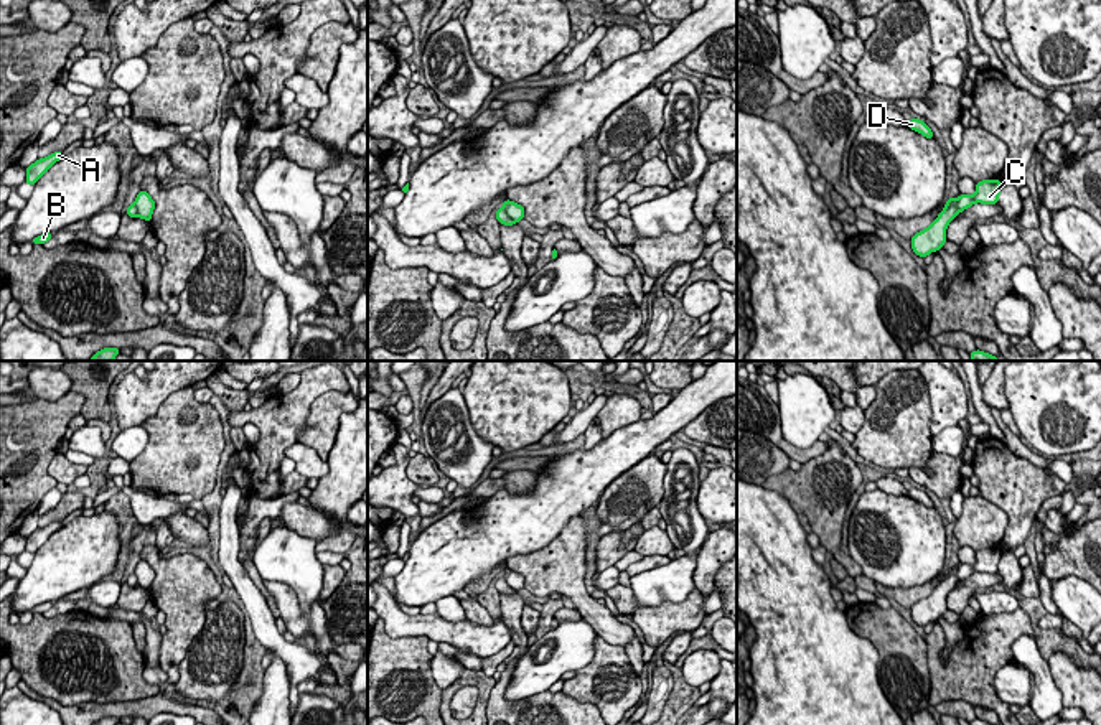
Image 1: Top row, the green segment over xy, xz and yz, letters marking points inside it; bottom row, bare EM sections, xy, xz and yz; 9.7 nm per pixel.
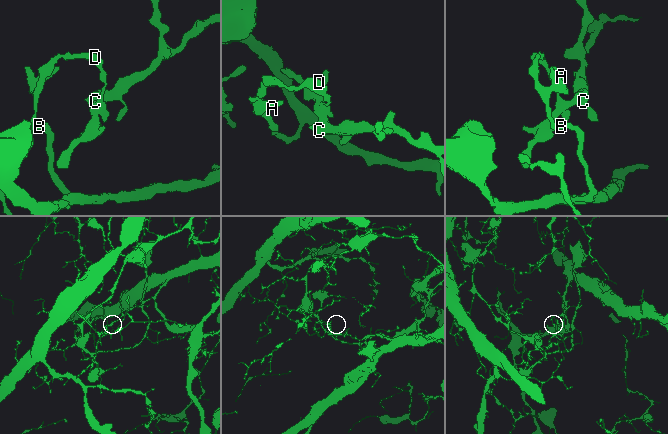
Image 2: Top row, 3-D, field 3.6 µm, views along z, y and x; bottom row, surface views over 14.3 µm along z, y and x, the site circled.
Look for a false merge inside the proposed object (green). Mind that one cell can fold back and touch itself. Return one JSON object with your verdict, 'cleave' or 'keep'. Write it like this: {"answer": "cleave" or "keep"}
{"answer": "cleave"}

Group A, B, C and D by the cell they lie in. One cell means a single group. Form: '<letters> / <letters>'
A B D / C

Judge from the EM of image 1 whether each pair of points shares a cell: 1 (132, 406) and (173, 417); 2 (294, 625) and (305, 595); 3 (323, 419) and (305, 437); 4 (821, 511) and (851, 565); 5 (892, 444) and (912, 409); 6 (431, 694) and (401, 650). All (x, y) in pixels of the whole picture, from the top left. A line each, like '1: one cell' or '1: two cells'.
1: two cells
2: two cells
3: one cell
4: one cell
5: one cell
6: one cell

